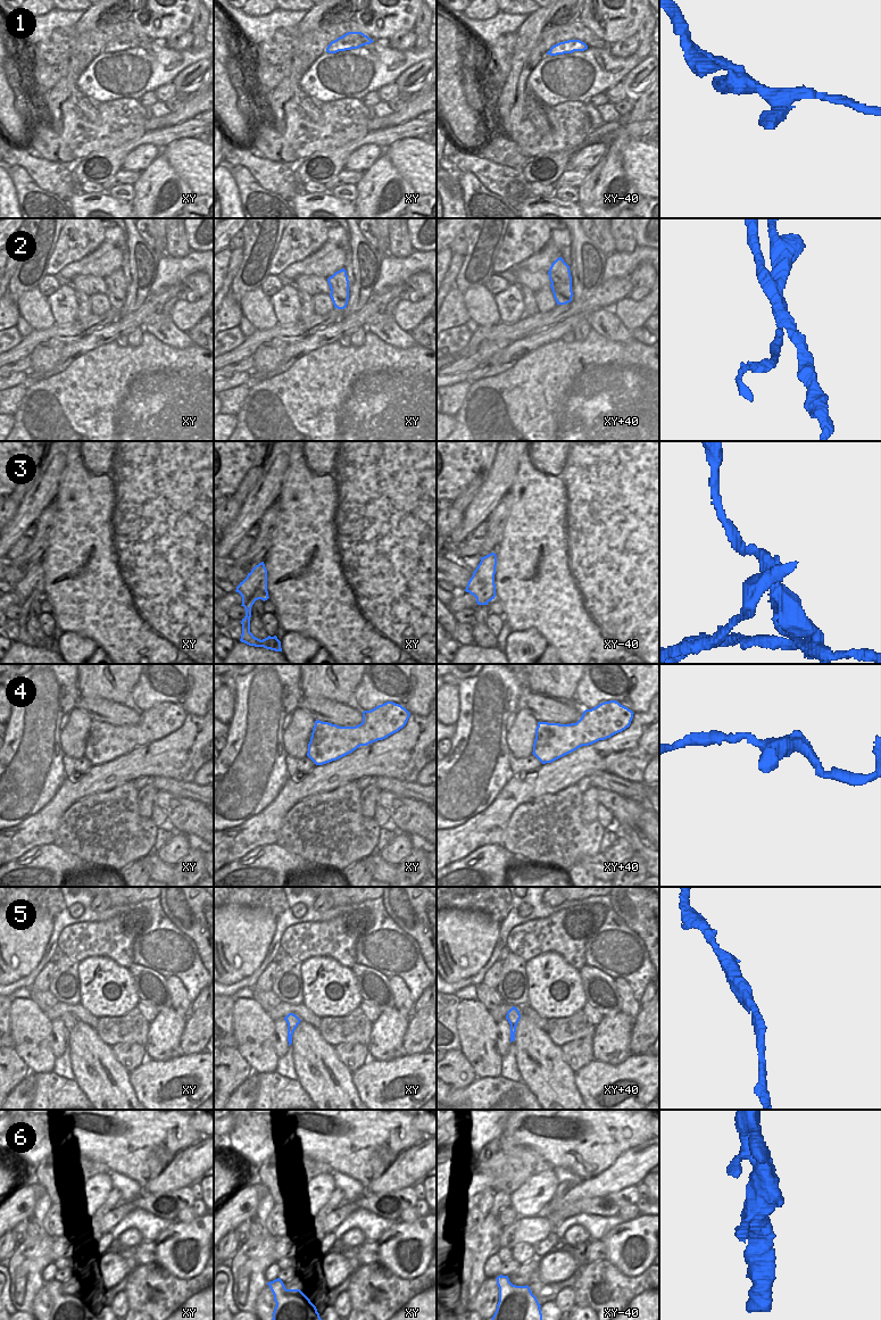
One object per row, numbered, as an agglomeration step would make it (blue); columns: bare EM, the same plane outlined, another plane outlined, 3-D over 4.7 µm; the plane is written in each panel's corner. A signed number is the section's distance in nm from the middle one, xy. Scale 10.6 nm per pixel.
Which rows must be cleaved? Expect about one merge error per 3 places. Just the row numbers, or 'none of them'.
2, 3

